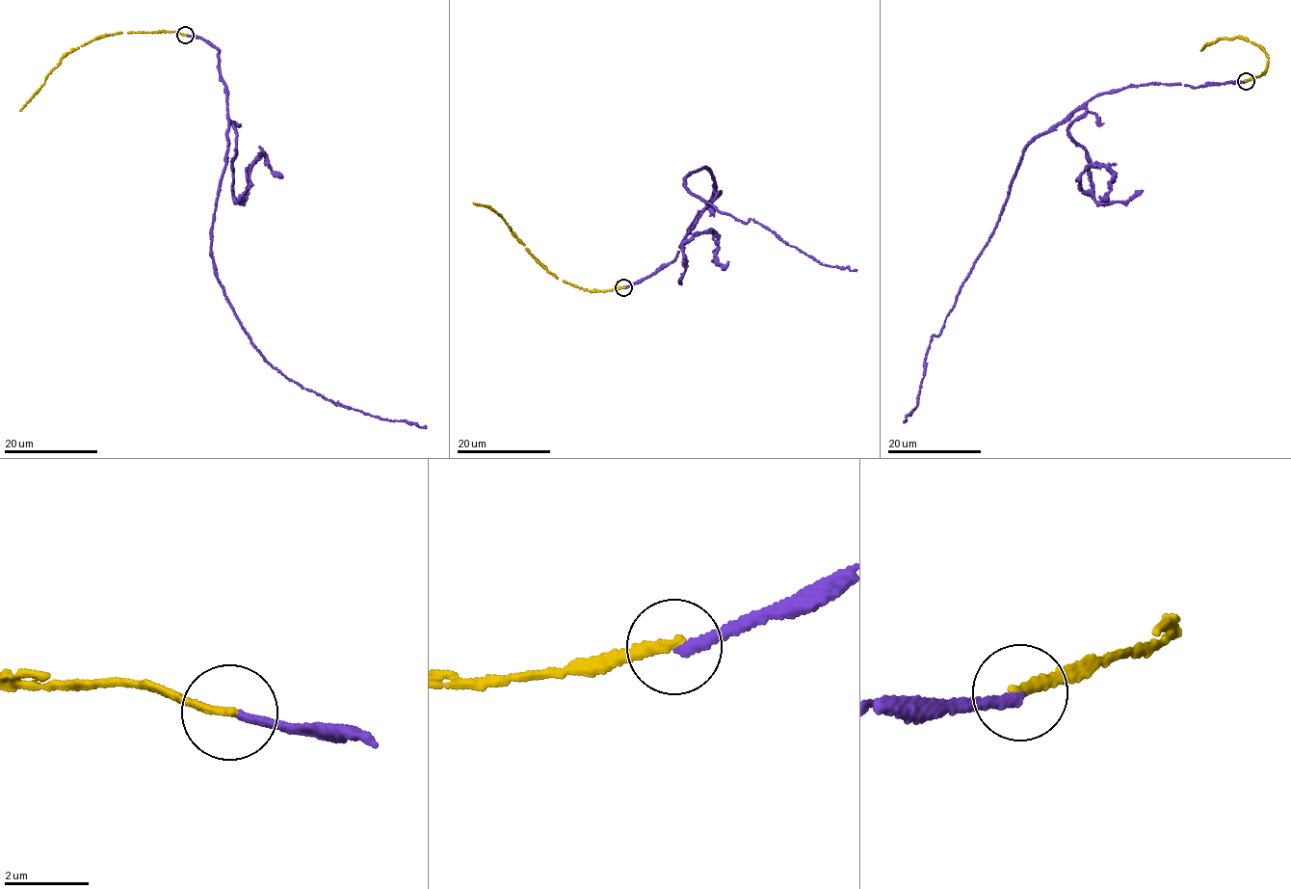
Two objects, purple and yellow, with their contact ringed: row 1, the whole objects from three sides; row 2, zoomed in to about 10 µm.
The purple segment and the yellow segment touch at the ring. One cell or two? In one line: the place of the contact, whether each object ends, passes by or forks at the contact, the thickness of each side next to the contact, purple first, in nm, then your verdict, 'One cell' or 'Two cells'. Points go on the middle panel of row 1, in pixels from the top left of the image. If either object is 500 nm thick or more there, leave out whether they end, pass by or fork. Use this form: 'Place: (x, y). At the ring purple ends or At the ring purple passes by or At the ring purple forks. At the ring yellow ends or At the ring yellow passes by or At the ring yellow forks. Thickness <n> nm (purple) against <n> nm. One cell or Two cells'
Place: (623, 287). At the ring purple ends. At the ring yellow ends. Thickness 220 nm (purple) against 200 nm. Two cells

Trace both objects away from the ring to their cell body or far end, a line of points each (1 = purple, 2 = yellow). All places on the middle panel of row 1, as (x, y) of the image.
1: (623, 288), (676, 256), (716, 187), (705, 168), (688, 175), (688, 193), (753, 219), (822, 264), (856, 270)
2: (623, 287), (604, 291), (566, 282), (550, 273), (511, 231), (501, 215), (473, 202)

